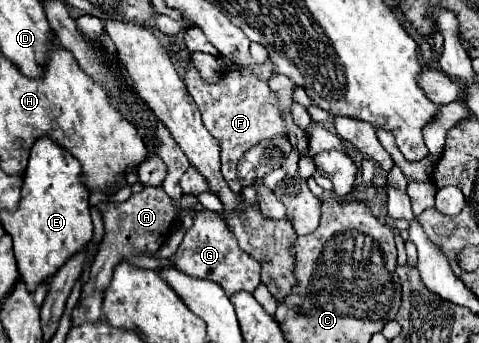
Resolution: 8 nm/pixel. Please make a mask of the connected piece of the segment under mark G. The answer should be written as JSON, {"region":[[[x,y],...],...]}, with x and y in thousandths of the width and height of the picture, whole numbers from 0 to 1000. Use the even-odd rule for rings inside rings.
{"region":[[[420,612],[407,624],[403,659],[386,676],[378,717],[361,746],[361,770],[365,781],[395,805],[453,822],[478,863],[486,863],[499,845],[528,851],[545,822],[541,816],[545,770],[499,723],[486,676],[474,665],[466,636],[441,612]]]}

